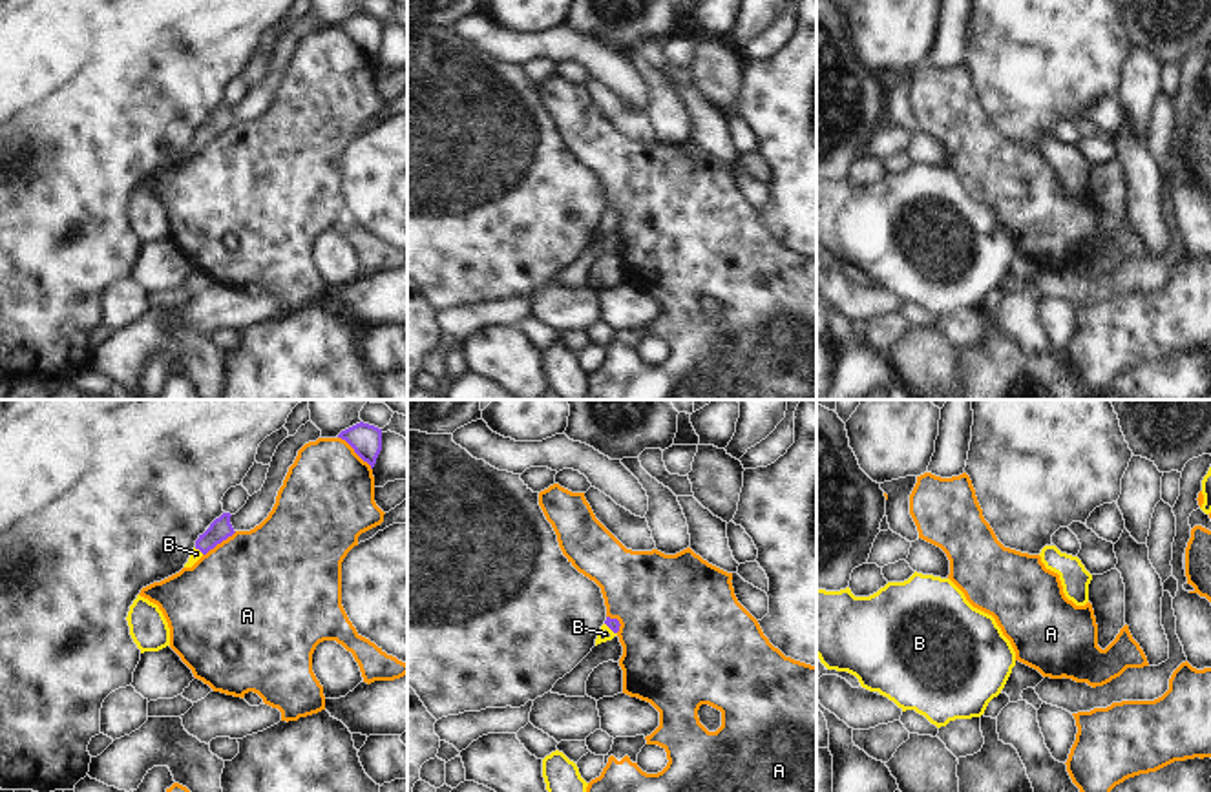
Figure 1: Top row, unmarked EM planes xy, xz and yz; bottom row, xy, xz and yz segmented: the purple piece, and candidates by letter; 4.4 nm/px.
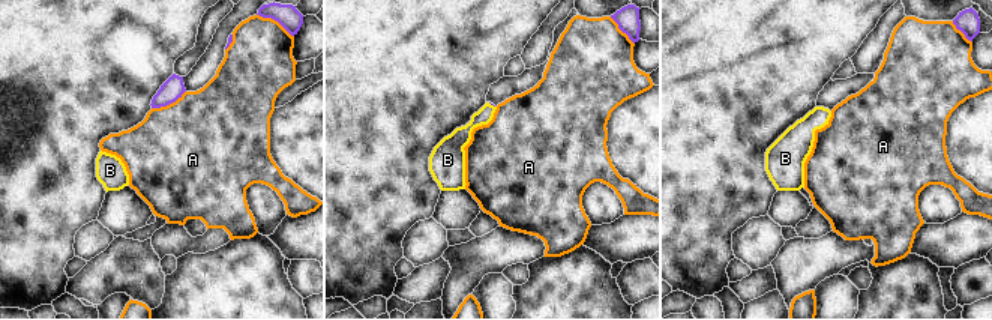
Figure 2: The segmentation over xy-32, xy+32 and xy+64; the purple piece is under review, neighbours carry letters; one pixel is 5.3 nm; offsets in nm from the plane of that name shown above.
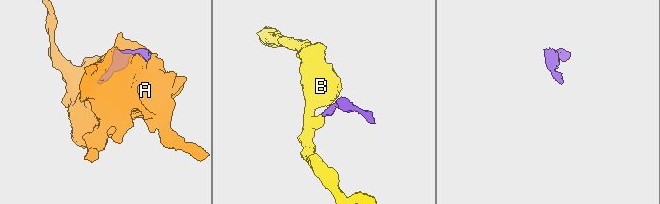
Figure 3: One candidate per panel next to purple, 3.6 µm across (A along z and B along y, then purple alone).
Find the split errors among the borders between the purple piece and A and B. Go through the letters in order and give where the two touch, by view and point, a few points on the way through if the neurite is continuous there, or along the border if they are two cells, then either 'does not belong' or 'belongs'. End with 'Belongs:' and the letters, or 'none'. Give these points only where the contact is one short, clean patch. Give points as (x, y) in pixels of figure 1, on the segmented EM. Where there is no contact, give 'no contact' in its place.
A: contact xy (357, 453); does not belong
B: contact xz (610, 628); way xz (614, 625), (610, 628), (605, 634); belongs
Belongs: B

